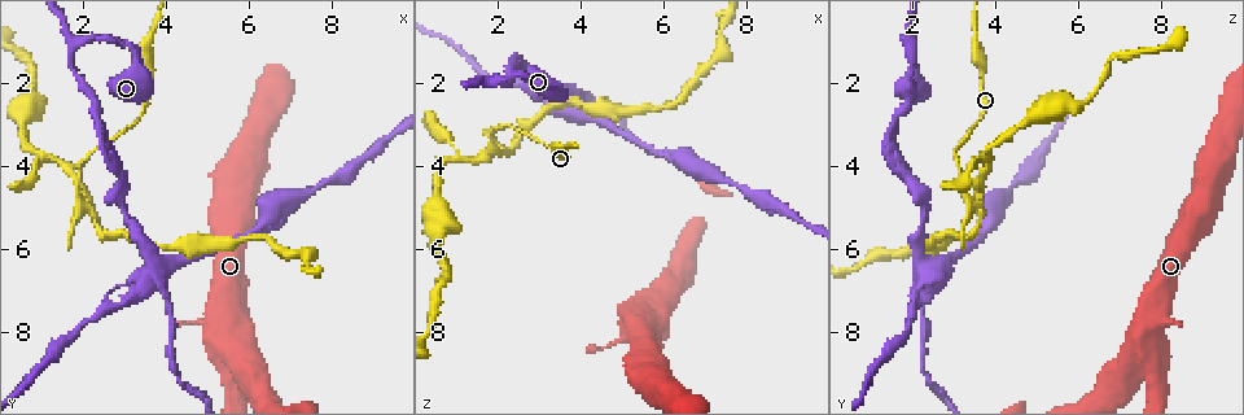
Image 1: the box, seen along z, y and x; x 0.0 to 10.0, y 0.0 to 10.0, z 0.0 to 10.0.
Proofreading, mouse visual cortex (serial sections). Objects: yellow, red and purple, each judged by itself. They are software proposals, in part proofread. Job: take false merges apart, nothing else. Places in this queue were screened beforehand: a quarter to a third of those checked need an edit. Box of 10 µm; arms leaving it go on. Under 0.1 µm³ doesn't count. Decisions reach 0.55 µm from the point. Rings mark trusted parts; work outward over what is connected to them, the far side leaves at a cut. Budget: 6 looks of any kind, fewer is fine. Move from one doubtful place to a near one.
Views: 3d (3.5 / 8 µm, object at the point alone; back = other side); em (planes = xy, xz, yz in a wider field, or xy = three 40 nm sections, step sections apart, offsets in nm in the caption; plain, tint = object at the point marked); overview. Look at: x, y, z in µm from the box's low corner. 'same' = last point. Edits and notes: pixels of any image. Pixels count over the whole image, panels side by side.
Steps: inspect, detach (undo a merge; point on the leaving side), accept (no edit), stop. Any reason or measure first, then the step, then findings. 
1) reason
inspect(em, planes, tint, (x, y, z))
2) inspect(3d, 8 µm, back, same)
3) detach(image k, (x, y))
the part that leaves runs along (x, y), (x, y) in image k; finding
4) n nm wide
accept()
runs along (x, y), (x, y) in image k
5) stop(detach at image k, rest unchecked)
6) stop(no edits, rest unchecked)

inspect(3d, 3.5 µm, (1.95, 4.80, 3.40))

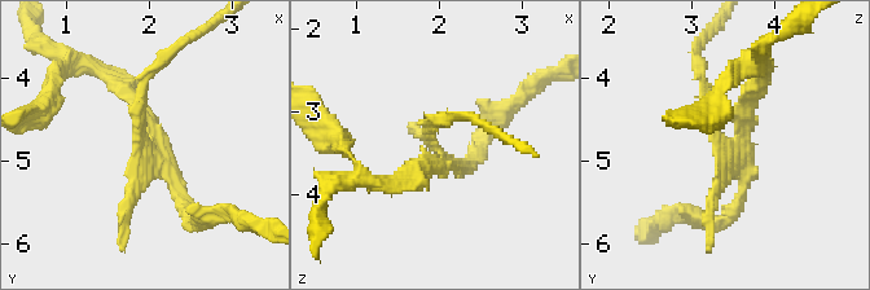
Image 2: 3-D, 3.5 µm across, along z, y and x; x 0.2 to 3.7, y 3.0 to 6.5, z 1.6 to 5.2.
inspect(em, xy, step 3, tint, (1.95, 4.75, 3.35))

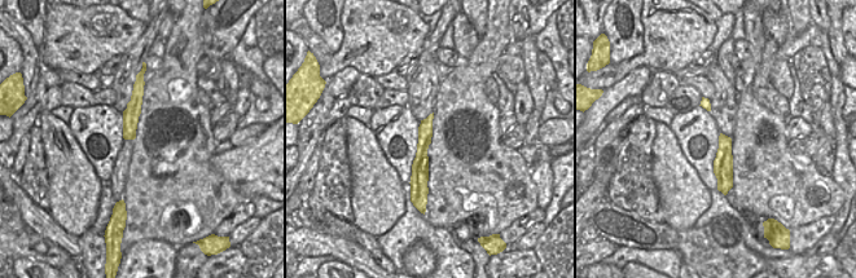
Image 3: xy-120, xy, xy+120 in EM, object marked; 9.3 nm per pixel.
140 nm wide
detach(image 2, (736, 203))
border along (426, 151), (418, 171), (420, 202) in image 3; two cells meet here

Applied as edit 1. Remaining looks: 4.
sharp bend
inspect(3d, 3.5 µm, (2.80, 1.00, 1.85))

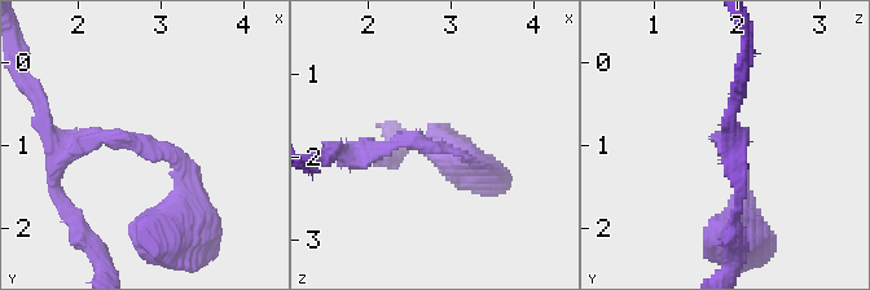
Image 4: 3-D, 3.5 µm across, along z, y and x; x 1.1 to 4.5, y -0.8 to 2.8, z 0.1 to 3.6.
arms of 200, 200 nm
inspect(em, xy, step 5, tint, (2.85, 1.05, 1.90))

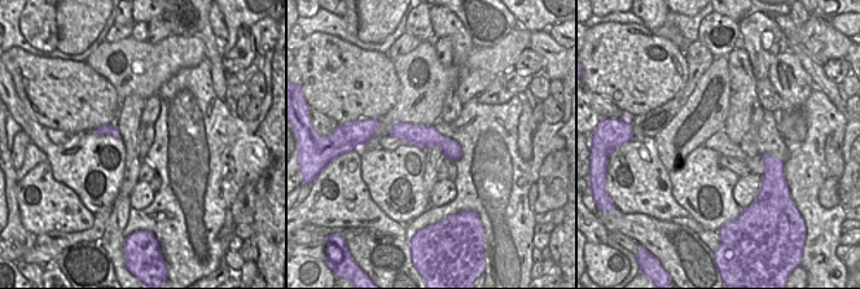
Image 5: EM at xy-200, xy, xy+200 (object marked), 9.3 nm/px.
accept()
runs along (393, 131), (429, 135), (457, 153) in image 5; one cell here

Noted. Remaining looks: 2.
looks like a crossing
inspect(3d, 3.5 µm, (3.80, 6.45, 2.45))

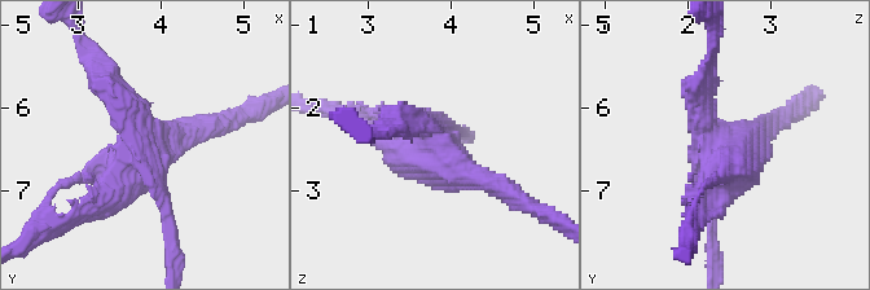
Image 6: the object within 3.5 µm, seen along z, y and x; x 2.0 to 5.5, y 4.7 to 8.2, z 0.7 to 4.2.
inspect(em, xy, step 5, tint, (3.85, 6.50, 2.50))

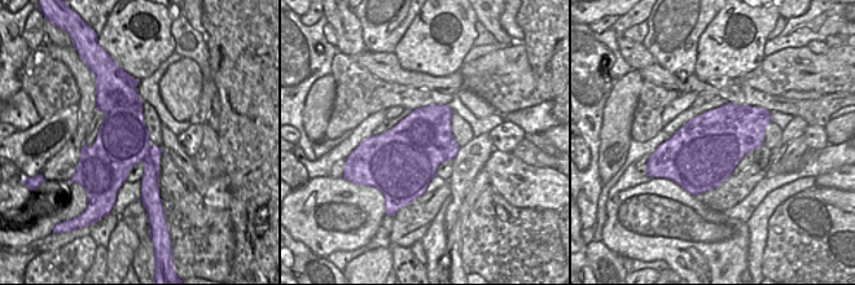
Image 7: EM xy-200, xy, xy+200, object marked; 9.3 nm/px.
detach(image 6, (93, 172))
the part that leaves runs along (431, 139), (448, 166), (508, 192) in image 6; two cells meet here

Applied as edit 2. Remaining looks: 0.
stop(detach at image 2, detach at image 6, rest unchecked)

